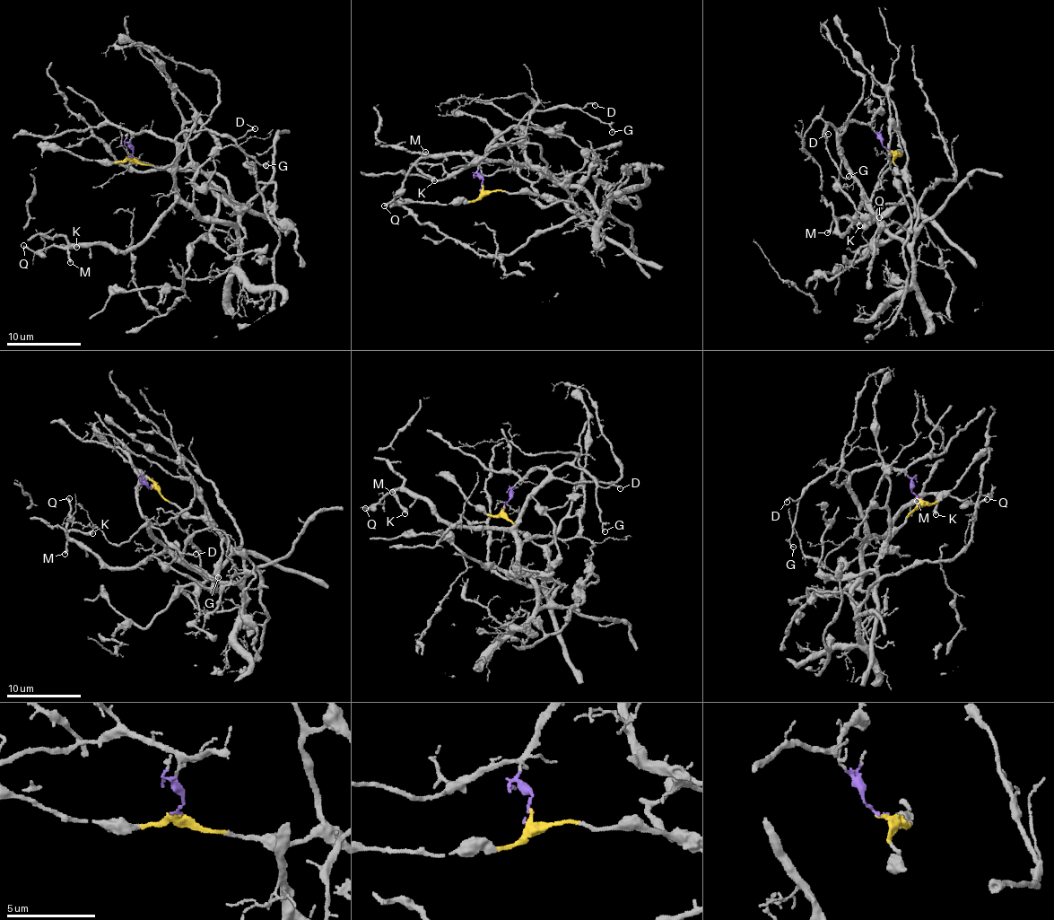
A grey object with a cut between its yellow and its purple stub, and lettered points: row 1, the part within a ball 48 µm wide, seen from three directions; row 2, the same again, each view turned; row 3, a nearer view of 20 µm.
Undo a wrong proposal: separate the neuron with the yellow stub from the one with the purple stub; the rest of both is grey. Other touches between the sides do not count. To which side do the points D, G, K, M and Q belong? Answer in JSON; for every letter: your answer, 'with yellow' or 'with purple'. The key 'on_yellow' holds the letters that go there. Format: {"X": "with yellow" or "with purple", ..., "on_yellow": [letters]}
{"D": "with purple", "G": "with purple", "K": "with purple", "M": "with purple", "Q": "with purple", "on_yellow": []}

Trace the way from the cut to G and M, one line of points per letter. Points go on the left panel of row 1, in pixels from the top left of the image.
G: (130, 156), (130, 139), (138, 134), (155, 133), (173, 140), (185, 131), (215, 131), (227, 135), (265, 165)
M: (130, 156), (130, 139), (138, 134), (155, 133), (175, 144), (174, 205), (136, 245), (74, 245), (71, 263)

